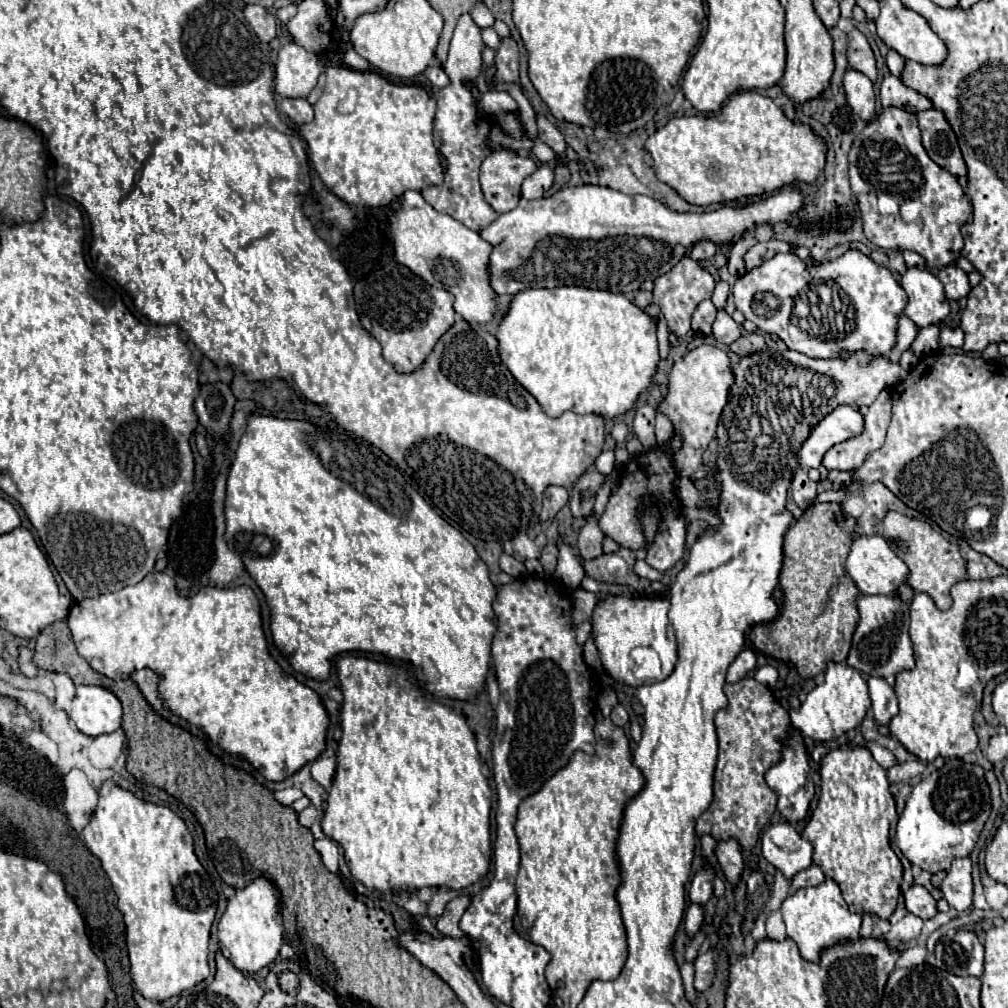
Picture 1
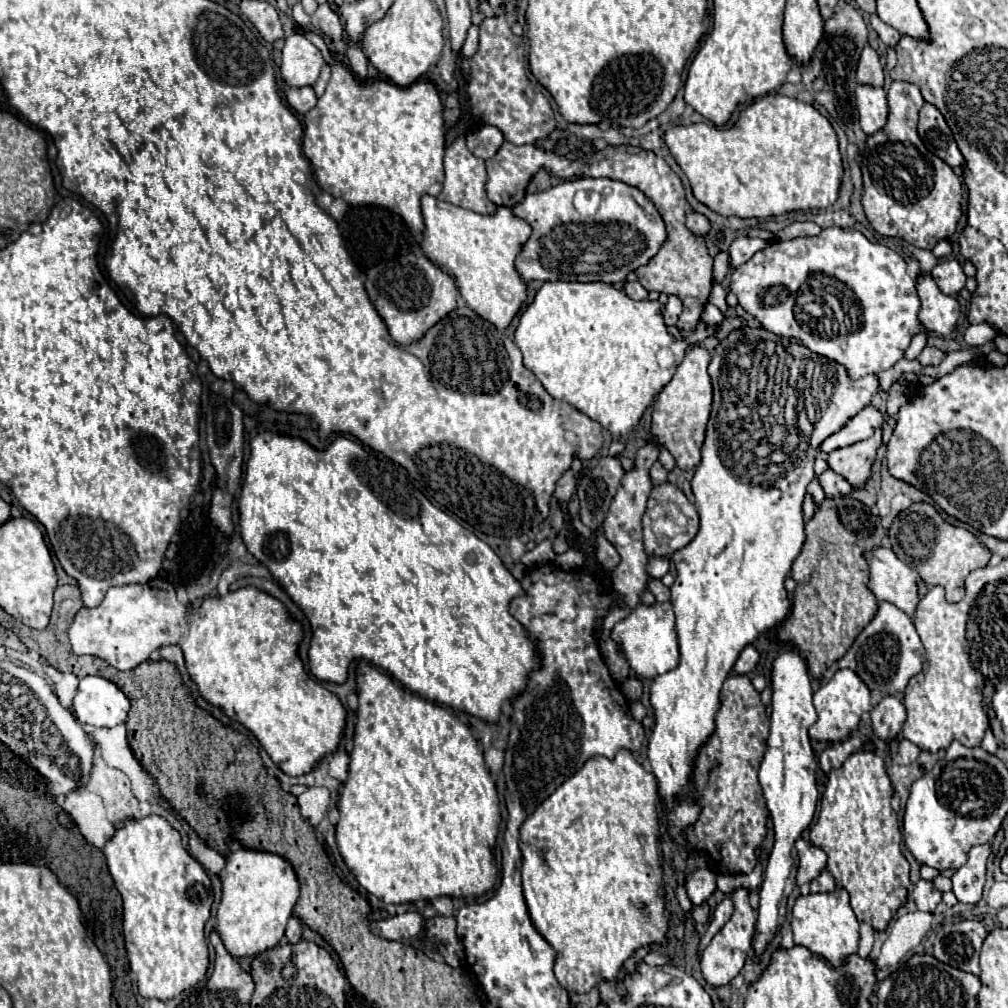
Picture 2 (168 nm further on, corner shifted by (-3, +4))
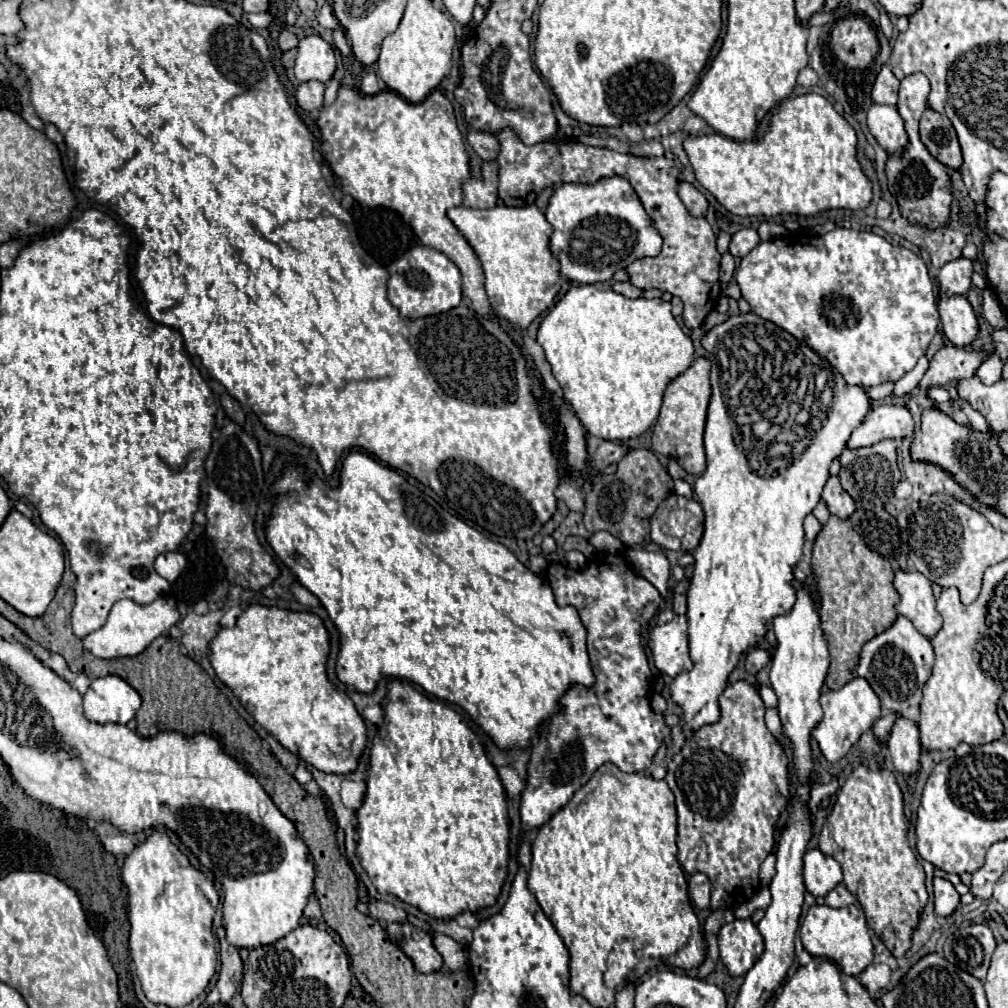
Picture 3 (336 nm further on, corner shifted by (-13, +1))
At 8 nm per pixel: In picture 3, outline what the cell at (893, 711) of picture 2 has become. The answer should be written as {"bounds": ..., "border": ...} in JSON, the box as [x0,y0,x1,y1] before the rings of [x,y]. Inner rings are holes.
{"bounds":[886,715,920,775],"border":[[[898,715],[896,723],[888,735],[886,747],[892,755],[894,767],[902,775],[912,775],[920,769],[920,739],[918,727],[912,719]]]}

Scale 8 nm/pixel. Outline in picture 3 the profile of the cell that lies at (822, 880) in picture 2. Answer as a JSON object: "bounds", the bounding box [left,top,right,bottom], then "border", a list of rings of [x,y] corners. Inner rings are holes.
{"bounds":[824,883,858,907],"border":[[[842,883],[836,885],[836,887],[824,897],[824,901],[826,901],[826,905],[830,905],[830,907],[846,907],[846,905],[858,903],[856,897],[854,897]]]}

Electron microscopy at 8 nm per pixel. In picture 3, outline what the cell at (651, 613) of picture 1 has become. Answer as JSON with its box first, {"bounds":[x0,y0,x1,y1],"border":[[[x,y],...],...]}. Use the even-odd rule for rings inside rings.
{"bounds":[648,615,692,677],"border":[[[676,615],[670,623],[648,627],[648,649],[660,673],[676,677],[692,669],[688,655],[688,623],[684,615]]]}

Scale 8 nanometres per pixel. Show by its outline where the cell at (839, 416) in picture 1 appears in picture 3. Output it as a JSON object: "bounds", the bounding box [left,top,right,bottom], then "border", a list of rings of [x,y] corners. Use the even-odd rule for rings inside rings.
{"bounds":[848,405,914,449],"border":[[[876,405],[866,421],[854,429],[852,437],[848,439],[848,449],[868,447],[882,439],[902,439],[912,437],[914,433],[914,419],[910,411],[900,405]]]}

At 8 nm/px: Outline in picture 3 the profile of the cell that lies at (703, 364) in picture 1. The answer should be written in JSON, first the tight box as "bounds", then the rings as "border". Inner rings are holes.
{"bounds":[652,357,712,475],"border":[[[698,357],[682,375],[678,375],[666,389],[662,409],[652,433],[652,449],[658,455],[674,457],[680,467],[692,475],[702,475],[706,471],[704,453],[704,427],[708,403],[712,397],[710,387],[710,363],[706,357]]]}

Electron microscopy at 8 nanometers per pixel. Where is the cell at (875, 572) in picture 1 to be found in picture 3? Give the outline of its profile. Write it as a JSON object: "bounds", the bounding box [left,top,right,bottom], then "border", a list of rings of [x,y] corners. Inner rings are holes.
{"bounds":[894,569,942,637],"border":[[[898,569],[894,573],[894,589],[900,595],[896,611],[908,617],[920,633],[924,633],[926,637],[934,637],[942,627],[942,617],[934,607],[930,581],[918,571]]]}

